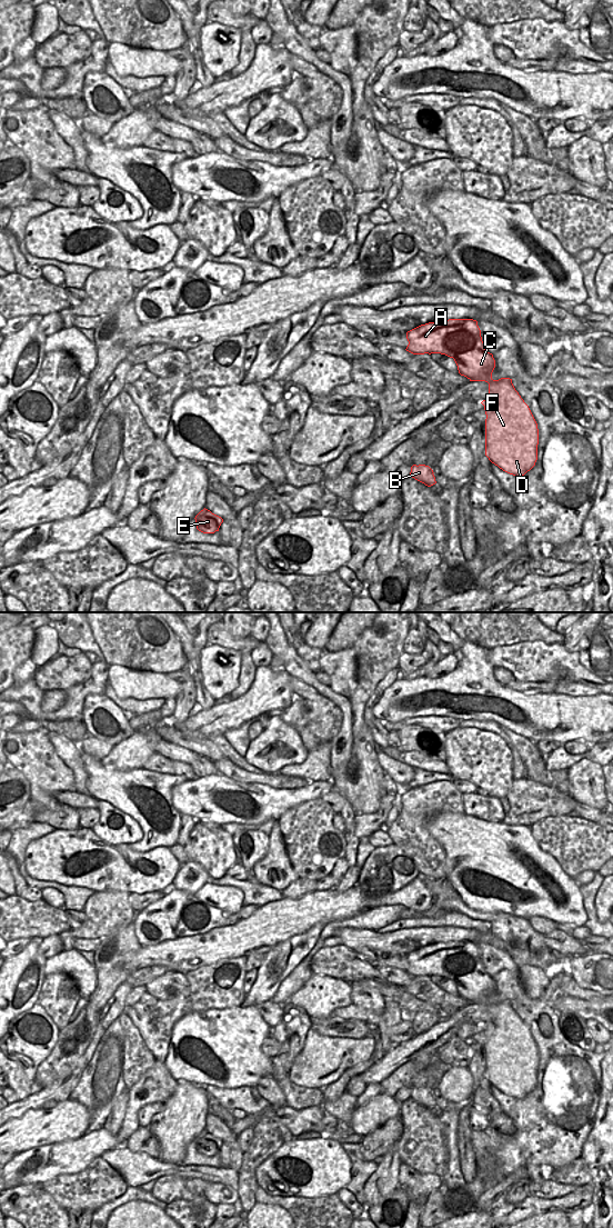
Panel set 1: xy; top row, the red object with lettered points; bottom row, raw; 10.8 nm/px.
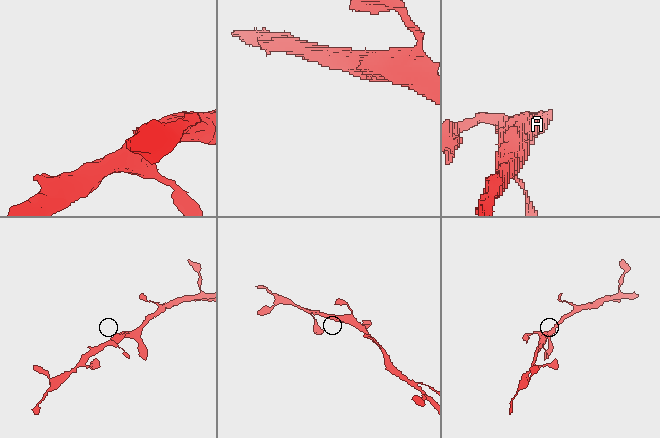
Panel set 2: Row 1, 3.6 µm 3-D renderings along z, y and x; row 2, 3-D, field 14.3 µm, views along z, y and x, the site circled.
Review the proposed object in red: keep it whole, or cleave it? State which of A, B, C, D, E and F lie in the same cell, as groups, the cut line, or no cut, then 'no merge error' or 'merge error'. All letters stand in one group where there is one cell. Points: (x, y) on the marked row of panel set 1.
groups A B C D E F; cut none; no merge error

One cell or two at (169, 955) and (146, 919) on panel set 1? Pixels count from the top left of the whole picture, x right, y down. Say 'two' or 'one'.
two

